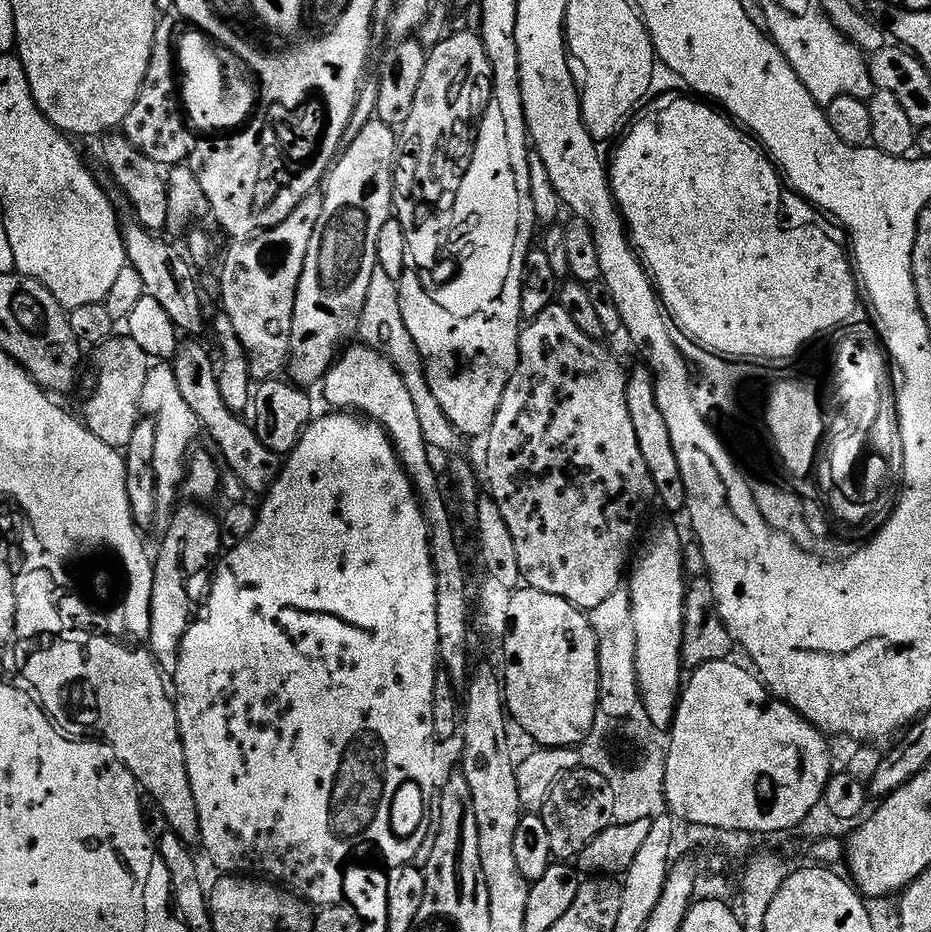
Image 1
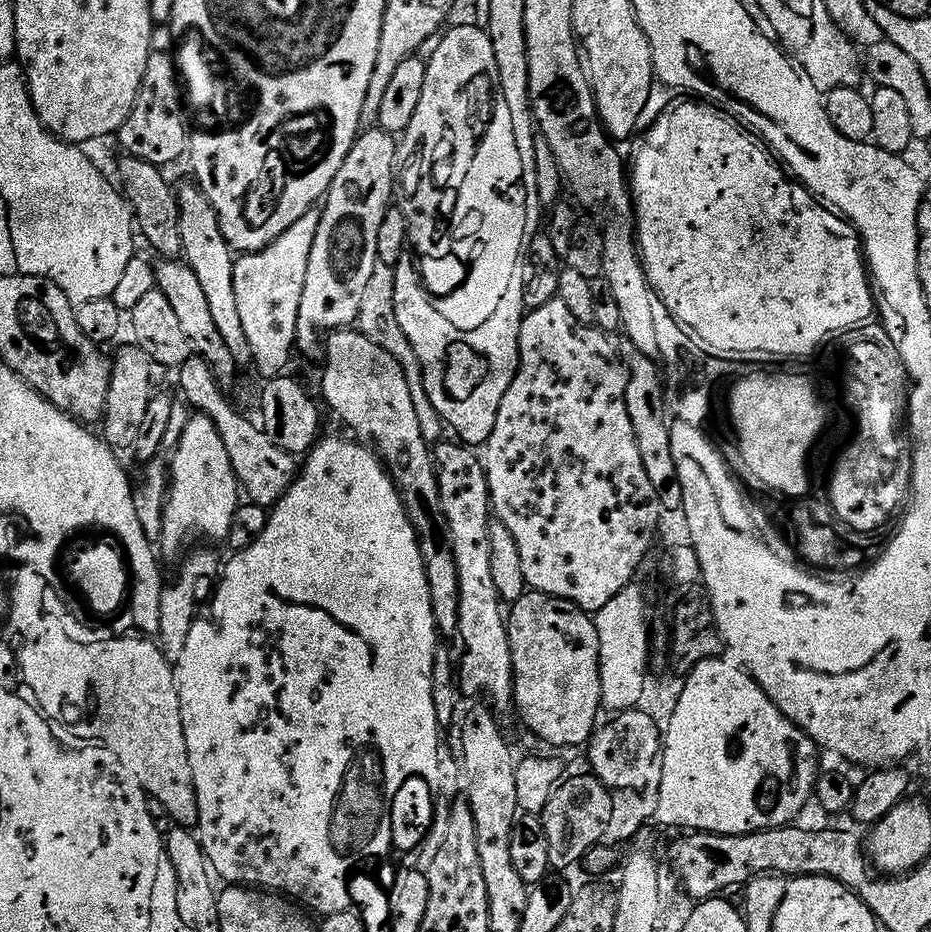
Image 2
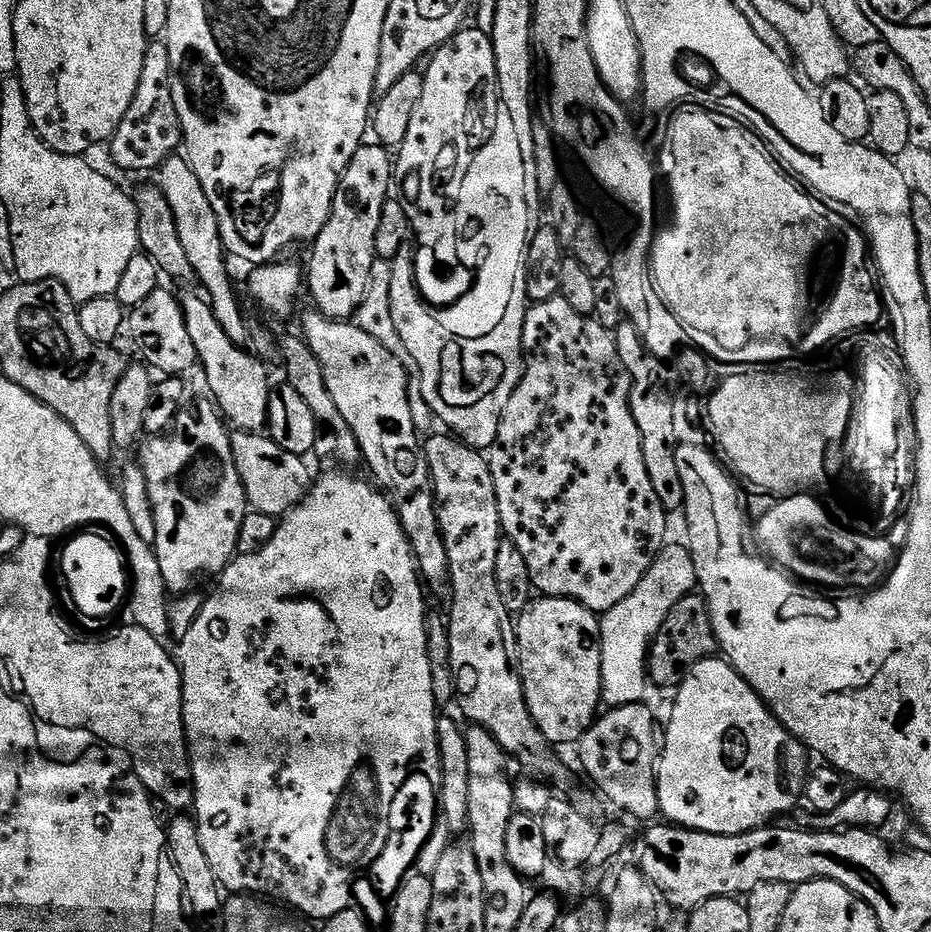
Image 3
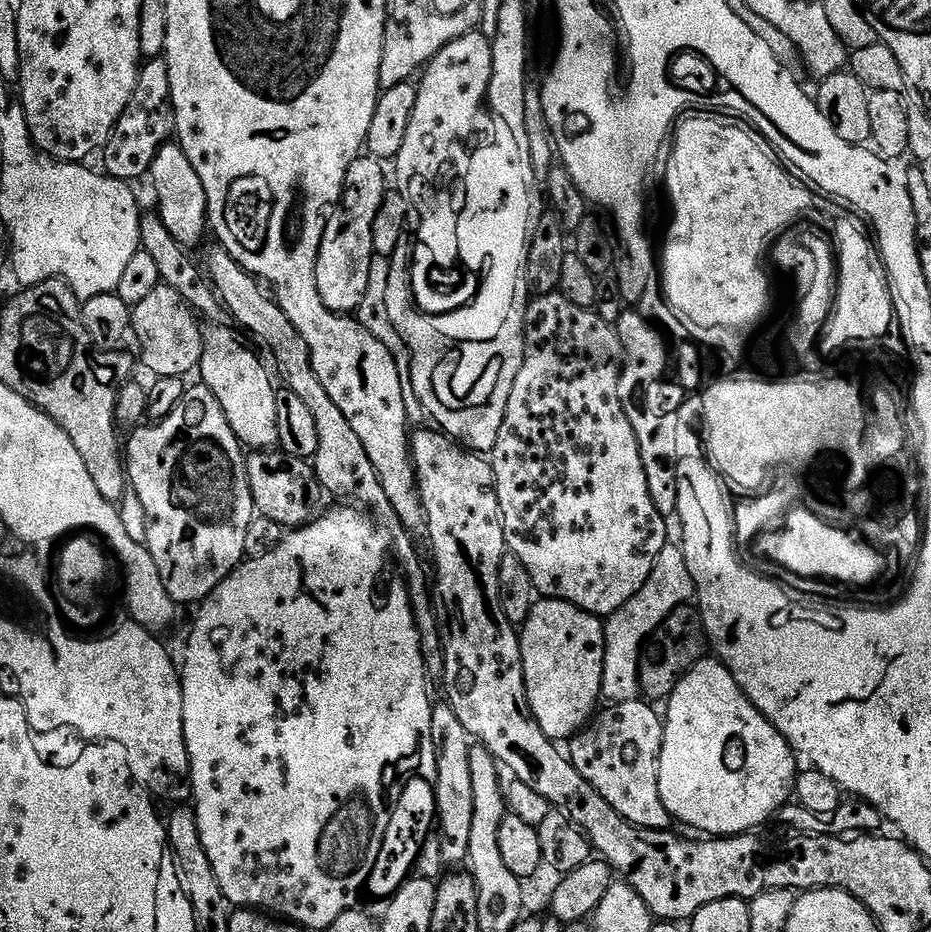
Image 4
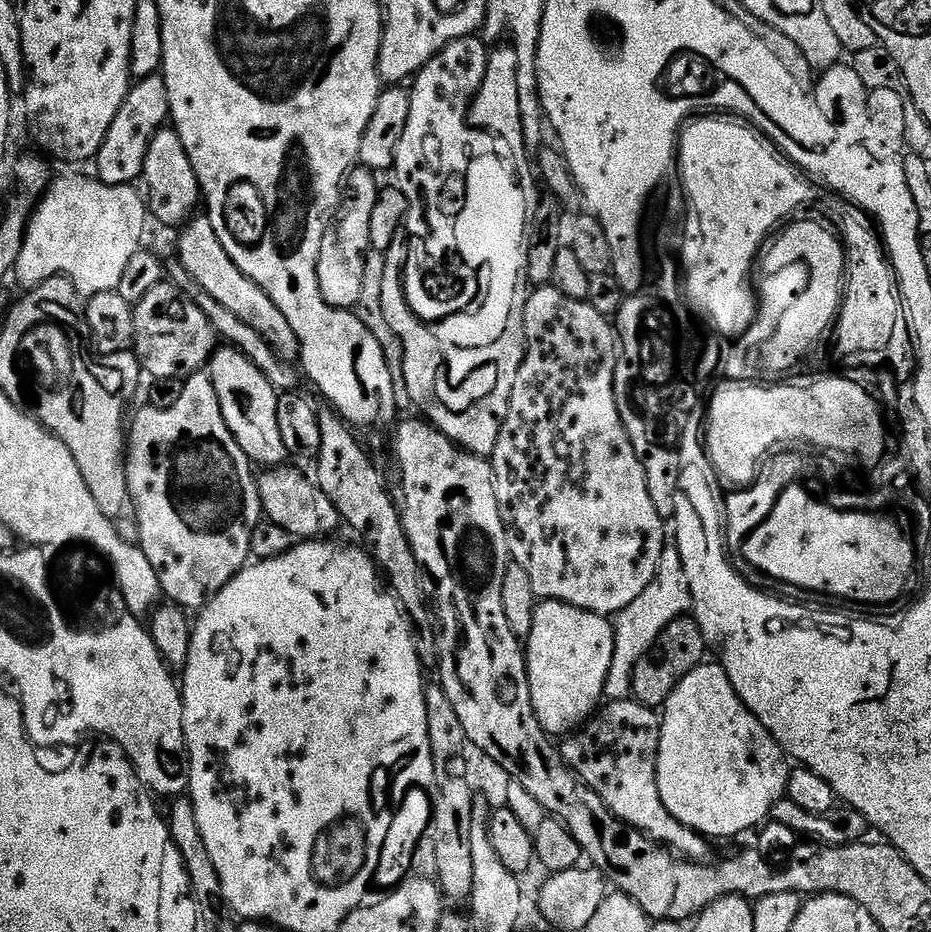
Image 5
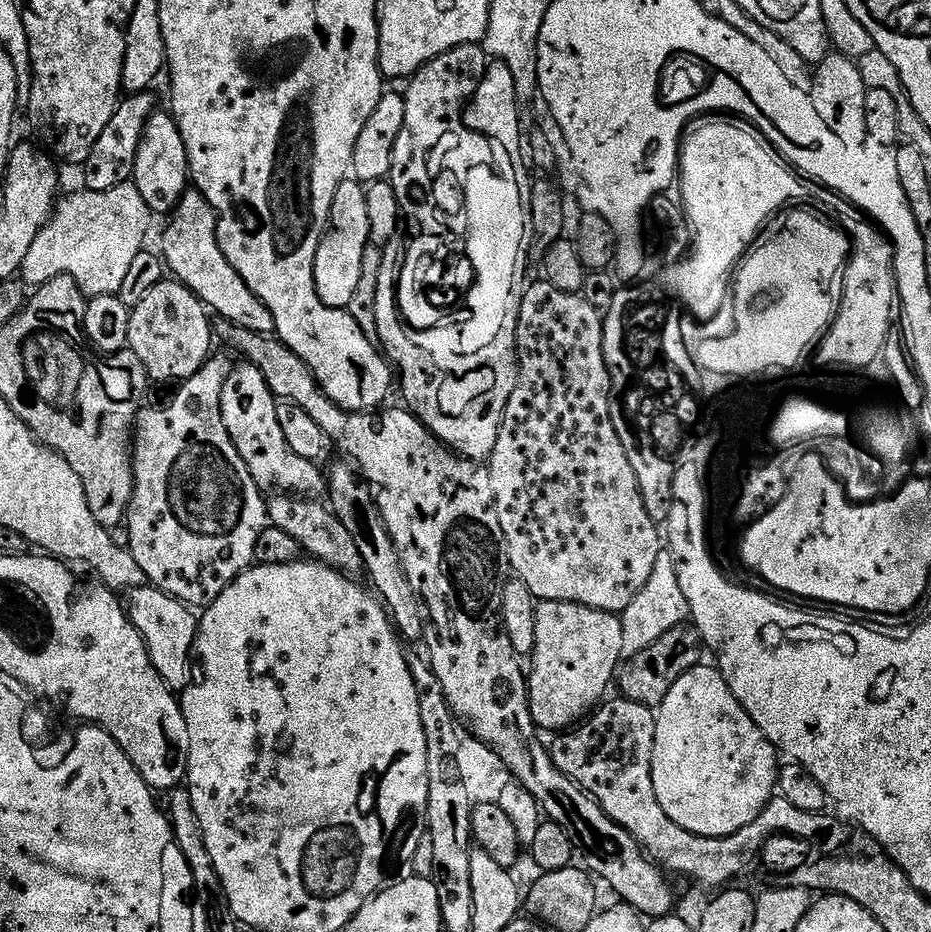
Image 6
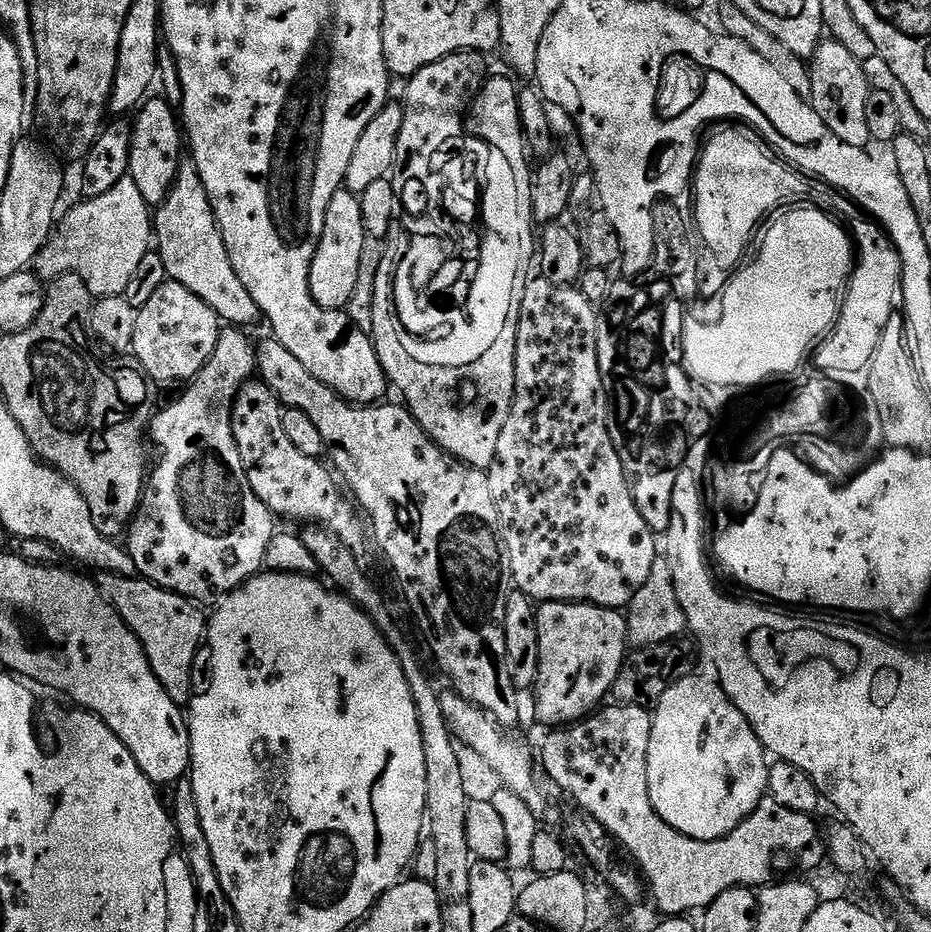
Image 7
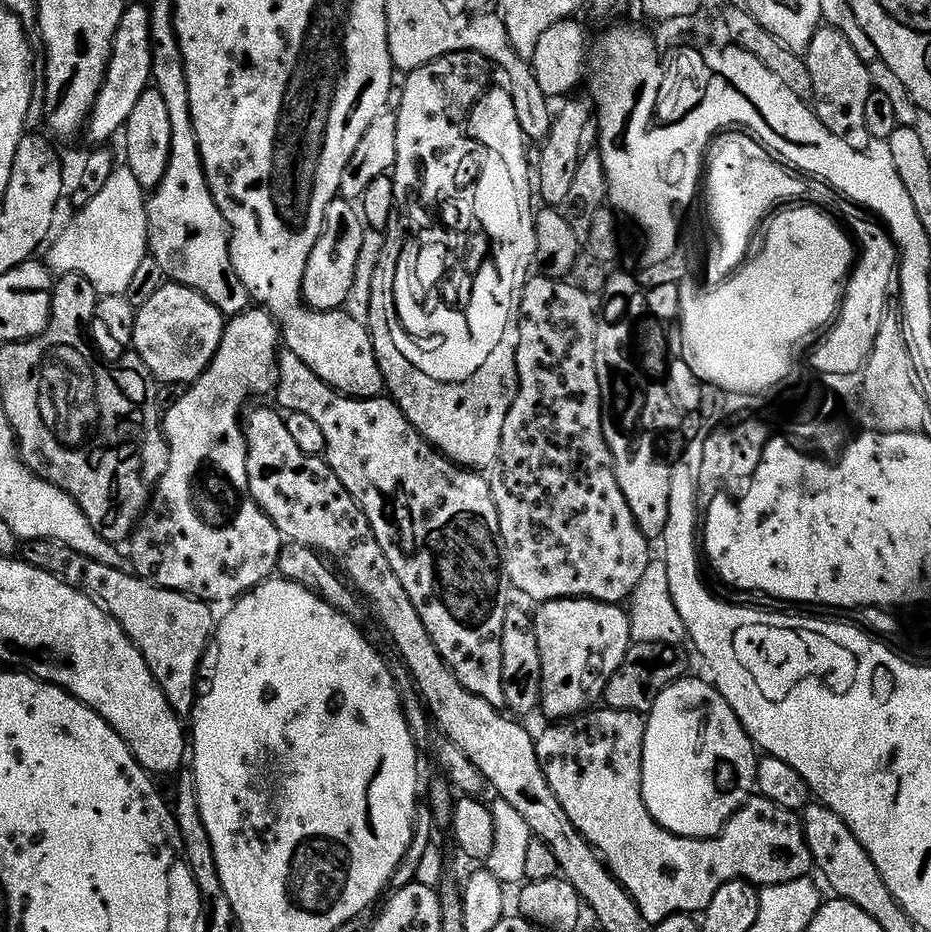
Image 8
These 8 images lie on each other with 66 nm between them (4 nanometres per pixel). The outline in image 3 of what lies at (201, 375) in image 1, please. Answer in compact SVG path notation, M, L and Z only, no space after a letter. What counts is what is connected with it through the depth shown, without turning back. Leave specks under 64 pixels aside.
M236 430L231 433L230 439L234 466L245 488L247 507L251 511L282 518L291 508L300 505L314 483L313 473L308 473L309 461L305 457L282 450L282 446L278 446L271 436L260 432Z

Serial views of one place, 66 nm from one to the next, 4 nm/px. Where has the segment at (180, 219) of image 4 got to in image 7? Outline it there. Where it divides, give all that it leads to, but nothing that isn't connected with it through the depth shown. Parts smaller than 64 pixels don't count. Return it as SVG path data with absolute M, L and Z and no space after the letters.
M144 100L139 109L140 117L134 120L132 132L132 154L128 176L139 186L144 195L144 201L149 206L163 204L172 193L172 184L176 181L182 167L180 161L180 136L182 140L182 124L178 112L164 100Z

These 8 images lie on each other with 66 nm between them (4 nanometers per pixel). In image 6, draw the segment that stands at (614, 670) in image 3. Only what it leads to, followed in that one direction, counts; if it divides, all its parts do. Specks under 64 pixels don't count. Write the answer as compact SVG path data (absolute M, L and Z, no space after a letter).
M662 550L654 562L654 570L646 582L646 586L630 602L630 606L622 613L622 650L624 656L631 658L646 646L654 646L662 634L681 627L689 619L686 594L682 594L682 586L678 586L678 570L676 557L671 551Z

